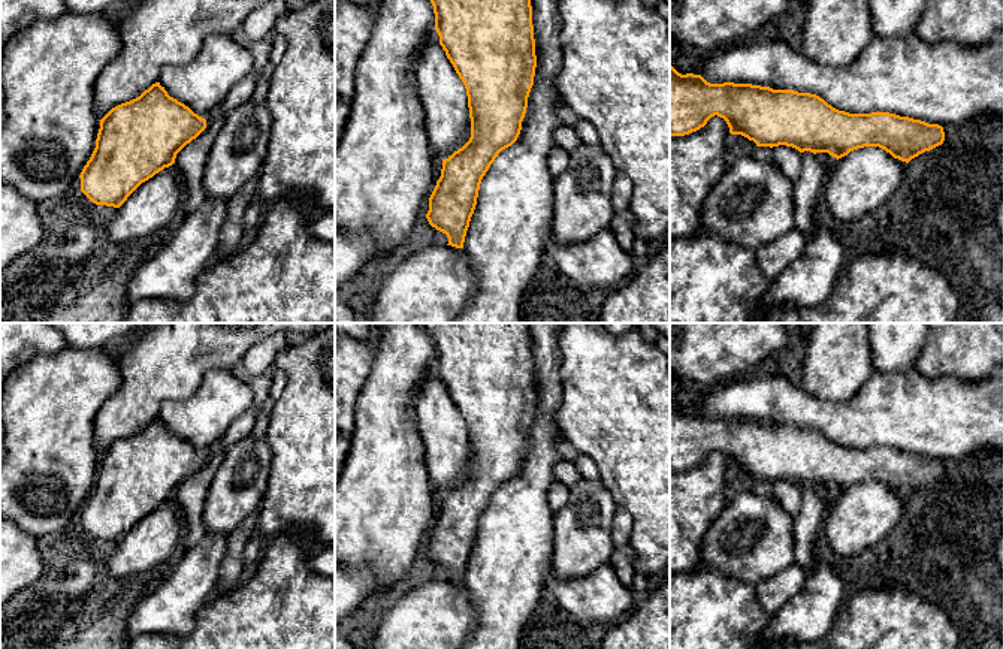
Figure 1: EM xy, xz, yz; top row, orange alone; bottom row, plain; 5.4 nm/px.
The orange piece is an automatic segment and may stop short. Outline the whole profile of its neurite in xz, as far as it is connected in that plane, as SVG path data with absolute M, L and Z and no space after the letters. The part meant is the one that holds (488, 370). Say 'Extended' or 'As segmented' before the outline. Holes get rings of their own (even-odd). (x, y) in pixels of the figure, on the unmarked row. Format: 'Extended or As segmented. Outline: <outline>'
Extended. Outline: M422 323L422 326L433 341L435 365L439 371L439 380L445 386L447 393L466 423L471 453L469 476L442 495L441 511L429 532L429 546L426 553L432 562L447 570L447 580L465 585L468 595L475 606L477 625L460 649L520 649L523 630L529 618L537 612L541 595L546 591L546 582L553 573L552 553L555 511L549 504L547 493L550 486L556 482L553 473L555 465L562 461L562 456L558 452L558 444L565 440L561 434L556 417L562 396L559 378L562 351L559 348L559 336L564 323Z

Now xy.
Extended. Outline: M217 368L203 375L190 398L163 402L155 419L100 455L96 483L79 510L81 526L96 540L120 543L142 517L175 498L176 489L206 464L209 447L253 401L251 386L235 369Z

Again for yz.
Extended. Outline: M773 365L750 377L701 389L685 383L670 395L670 471L700 465L712 452L726 456L731 470L741 470L756 482L786 480L800 487L828 487L837 495L864 482L879 482L909 498L945 476L943 462L979 452L1003 455L1003 378L963 381L930 378L918 368L909 372L873 372L857 396L846 402L824 401L779 374Z

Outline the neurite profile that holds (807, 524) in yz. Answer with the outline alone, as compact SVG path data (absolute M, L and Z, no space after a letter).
M801 487L803 505L794 520L794 564L804 568L807 579L815 571L810 547L816 541L821 526L824 525L825 505L821 502L816 489Z

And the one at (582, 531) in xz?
M581 479L568 486L568 504L555 511L553 520L553 553L552 567L558 579L583 579L593 574L599 567L607 565L613 544L613 520L617 504L602 482Z

